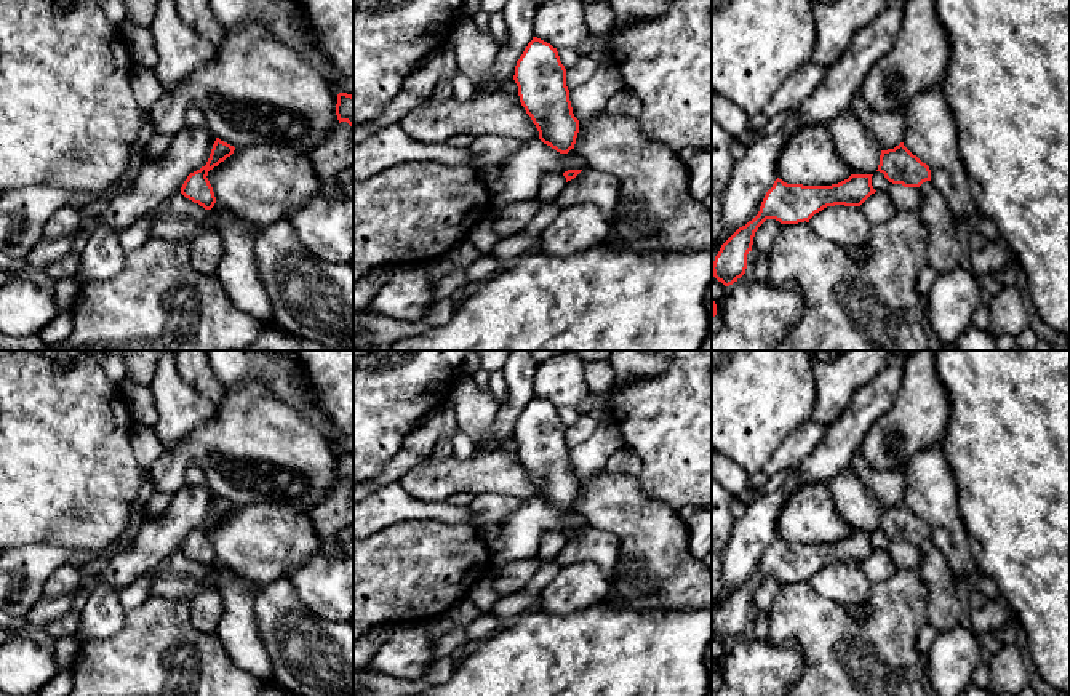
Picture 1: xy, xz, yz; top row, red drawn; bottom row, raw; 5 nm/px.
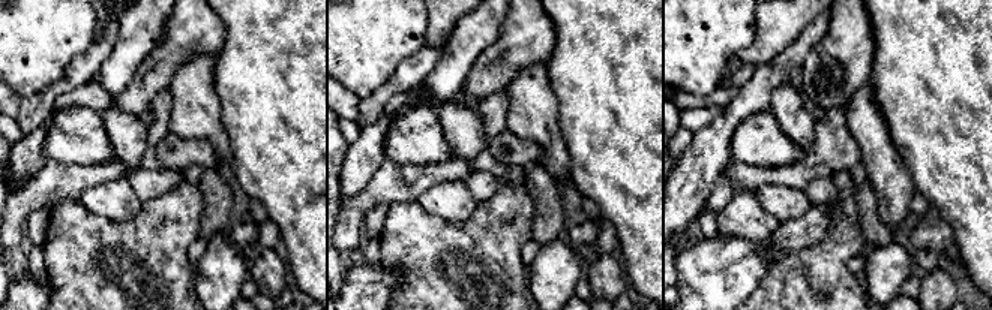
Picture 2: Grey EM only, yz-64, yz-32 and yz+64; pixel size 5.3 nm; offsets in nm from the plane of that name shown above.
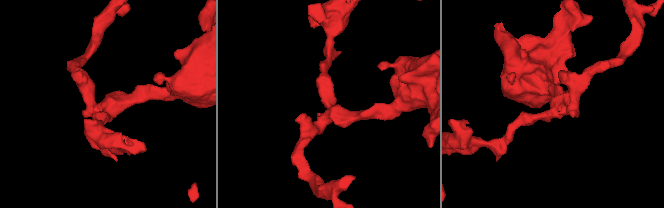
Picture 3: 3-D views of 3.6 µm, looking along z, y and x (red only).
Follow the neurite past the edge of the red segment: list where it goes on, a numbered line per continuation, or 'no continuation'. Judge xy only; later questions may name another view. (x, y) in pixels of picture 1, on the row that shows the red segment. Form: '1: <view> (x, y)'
no continuation

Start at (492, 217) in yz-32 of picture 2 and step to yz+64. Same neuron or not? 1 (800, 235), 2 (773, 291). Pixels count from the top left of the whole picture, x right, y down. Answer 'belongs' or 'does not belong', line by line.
1: does not belong
2: belongs

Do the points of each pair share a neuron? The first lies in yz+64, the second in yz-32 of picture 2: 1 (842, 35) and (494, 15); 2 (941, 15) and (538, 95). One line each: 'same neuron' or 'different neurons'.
1: different neurons
2: different neurons

